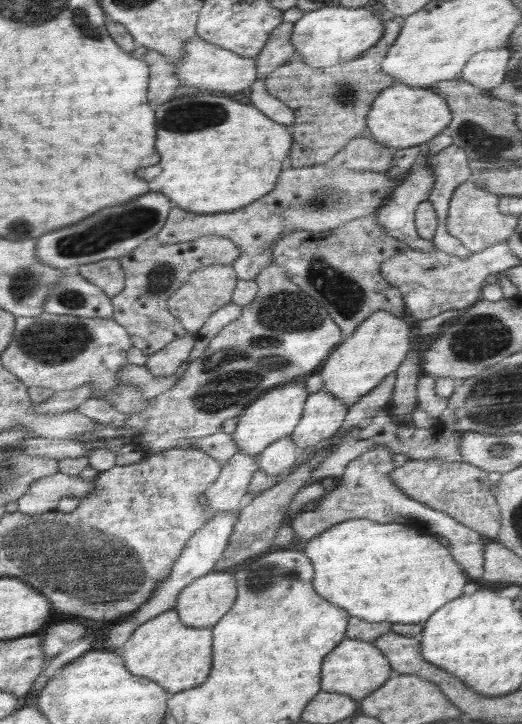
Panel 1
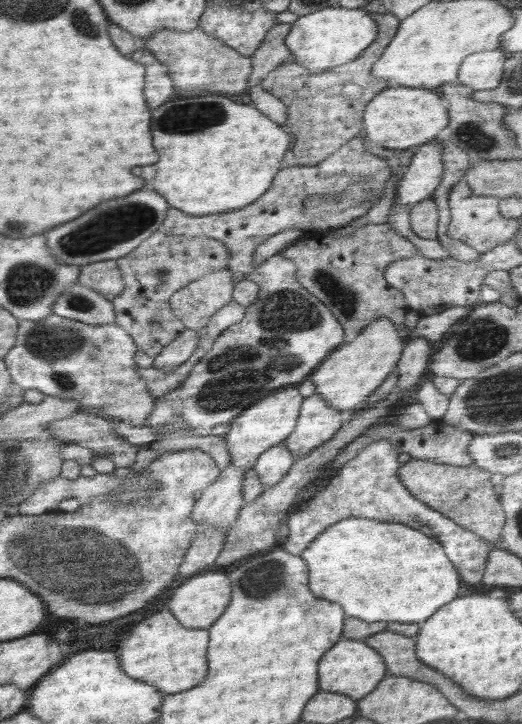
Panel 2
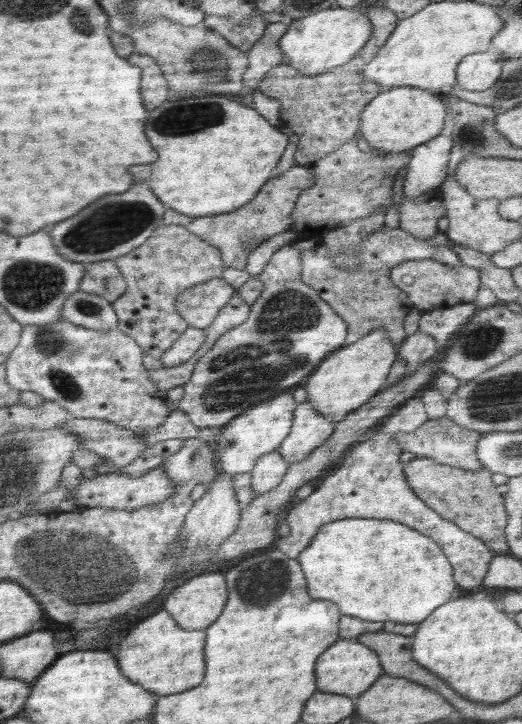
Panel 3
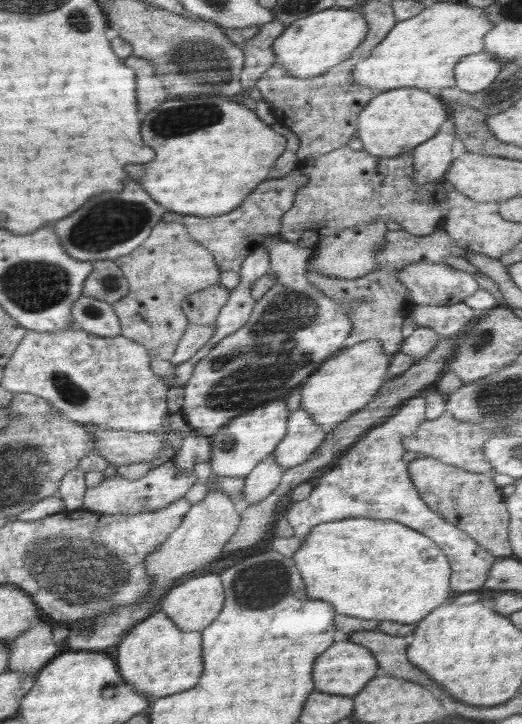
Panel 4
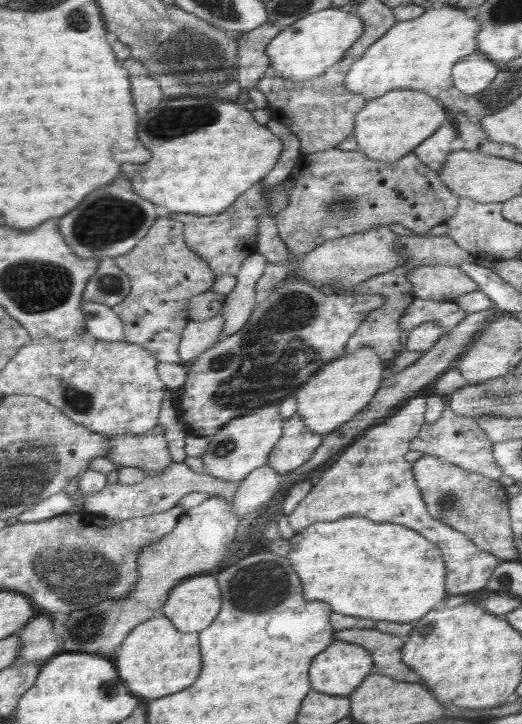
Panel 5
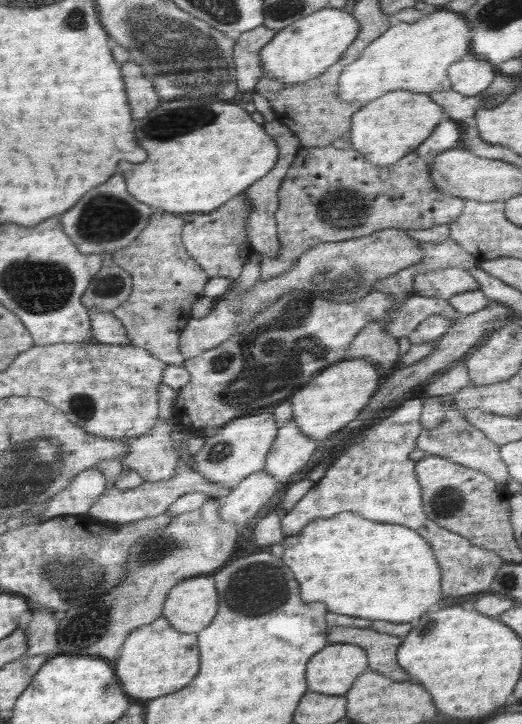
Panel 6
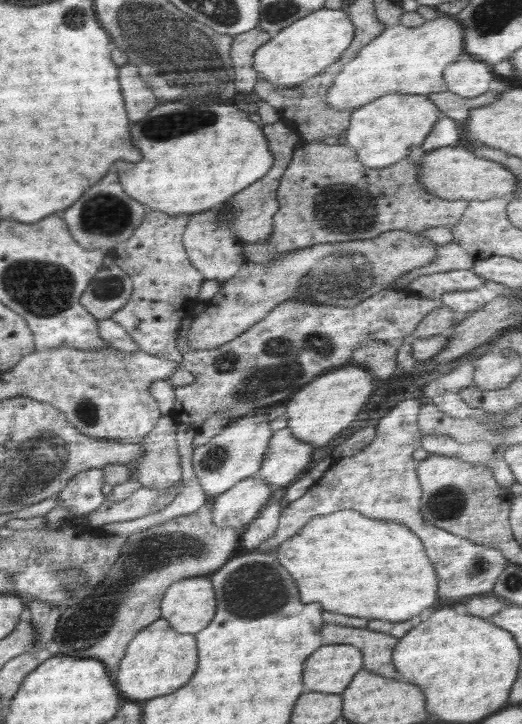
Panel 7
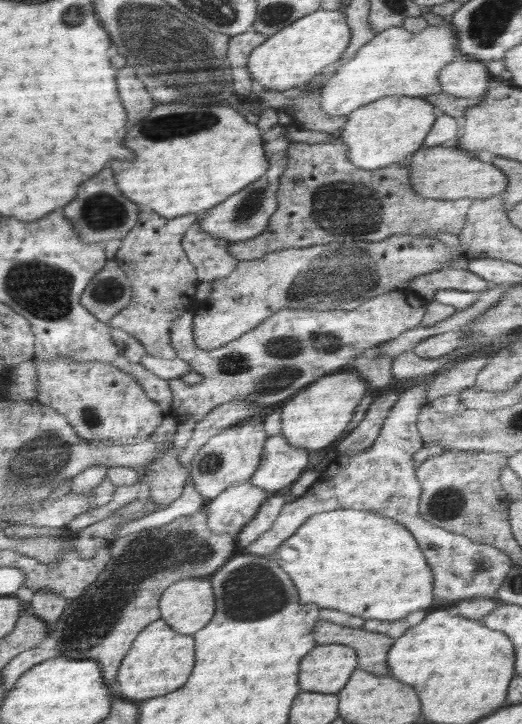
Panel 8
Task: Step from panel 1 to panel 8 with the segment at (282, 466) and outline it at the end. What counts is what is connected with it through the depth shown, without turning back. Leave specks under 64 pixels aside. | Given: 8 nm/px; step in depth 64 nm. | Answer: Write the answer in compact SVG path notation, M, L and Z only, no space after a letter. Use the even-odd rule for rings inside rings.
M249 480L235 484L206 502L206 524L216 535L236 535L258 512L260 505L272 494Z

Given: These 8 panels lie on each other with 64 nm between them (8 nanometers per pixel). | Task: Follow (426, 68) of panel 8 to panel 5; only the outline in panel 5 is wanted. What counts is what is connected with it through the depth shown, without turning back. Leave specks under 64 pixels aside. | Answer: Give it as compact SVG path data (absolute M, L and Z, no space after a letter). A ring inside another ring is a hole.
M441 6L426 9L424 14L397 22L354 63L346 73L344 90L362 94L366 101L395 89L423 91L433 98L453 87L452 67L465 56L478 52L479 21L464 8Z

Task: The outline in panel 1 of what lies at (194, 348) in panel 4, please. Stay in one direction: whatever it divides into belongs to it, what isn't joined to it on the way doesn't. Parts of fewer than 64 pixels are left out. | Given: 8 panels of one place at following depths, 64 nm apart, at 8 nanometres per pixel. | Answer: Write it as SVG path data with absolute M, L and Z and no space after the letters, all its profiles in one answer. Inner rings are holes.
M186 333L182 338L173 340L158 353L148 356L144 367L159 377L172 376L190 356L194 347L195 335Z

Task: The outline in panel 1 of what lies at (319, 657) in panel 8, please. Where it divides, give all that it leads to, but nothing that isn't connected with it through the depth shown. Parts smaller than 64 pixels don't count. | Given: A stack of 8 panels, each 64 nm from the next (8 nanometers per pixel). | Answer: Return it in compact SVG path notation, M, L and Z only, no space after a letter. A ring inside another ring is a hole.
M345 638L324 658L322 690L350 694L352 698L360 700L366 698L366 694L371 694L376 688L380 688L391 676L394 676L394 672L388 664L388 659L372 642Z

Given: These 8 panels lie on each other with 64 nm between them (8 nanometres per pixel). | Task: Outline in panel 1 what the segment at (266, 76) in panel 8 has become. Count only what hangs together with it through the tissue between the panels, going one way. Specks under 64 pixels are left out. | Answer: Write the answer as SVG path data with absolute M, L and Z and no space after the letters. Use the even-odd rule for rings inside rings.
M325 6L304 13L293 23L290 37L296 49L296 57L312 68L328 68L341 62L355 59L372 48L384 34L383 21L376 17L370 7L346 8L345 6Z

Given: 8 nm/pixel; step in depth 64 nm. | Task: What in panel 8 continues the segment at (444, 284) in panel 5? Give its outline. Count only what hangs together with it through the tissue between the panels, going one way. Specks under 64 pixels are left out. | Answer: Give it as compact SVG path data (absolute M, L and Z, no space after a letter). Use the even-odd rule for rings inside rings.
M448 267L417 276L411 280L409 290L415 292L422 300L429 302L434 300L436 291L485 292L490 287L491 282L470 272L467 268L456 270Z

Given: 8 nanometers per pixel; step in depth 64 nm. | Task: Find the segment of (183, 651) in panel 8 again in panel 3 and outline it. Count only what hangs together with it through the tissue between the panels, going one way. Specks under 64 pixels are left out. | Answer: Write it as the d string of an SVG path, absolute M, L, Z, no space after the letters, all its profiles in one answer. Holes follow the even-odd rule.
M164 609L156 614L152 614L137 626L134 626L120 644L120 652L118 652L120 668L123 669L123 675L128 680L136 681L144 686L144 689L151 690L152 693L160 696L168 696L188 691L194 688L196 684L205 675L205 647L206 633L205 629L192 630L183 629L168 615Z

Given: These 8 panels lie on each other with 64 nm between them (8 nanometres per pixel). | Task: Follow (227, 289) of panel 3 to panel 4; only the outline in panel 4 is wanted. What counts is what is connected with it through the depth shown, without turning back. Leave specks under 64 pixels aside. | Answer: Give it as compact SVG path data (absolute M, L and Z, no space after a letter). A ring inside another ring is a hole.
M217 282L187 296L181 302L180 310L186 315L189 323L201 325L214 323L220 309L228 300L230 291Z

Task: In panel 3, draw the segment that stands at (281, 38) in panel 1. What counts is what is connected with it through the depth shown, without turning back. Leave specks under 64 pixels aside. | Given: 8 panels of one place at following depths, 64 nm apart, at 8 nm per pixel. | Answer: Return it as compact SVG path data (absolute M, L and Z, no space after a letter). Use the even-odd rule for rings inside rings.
M283 22L270 23L261 38L250 47L246 53L249 63L244 74L244 87L256 90L265 74L283 62L283 52L277 42L287 28L288 25Z

